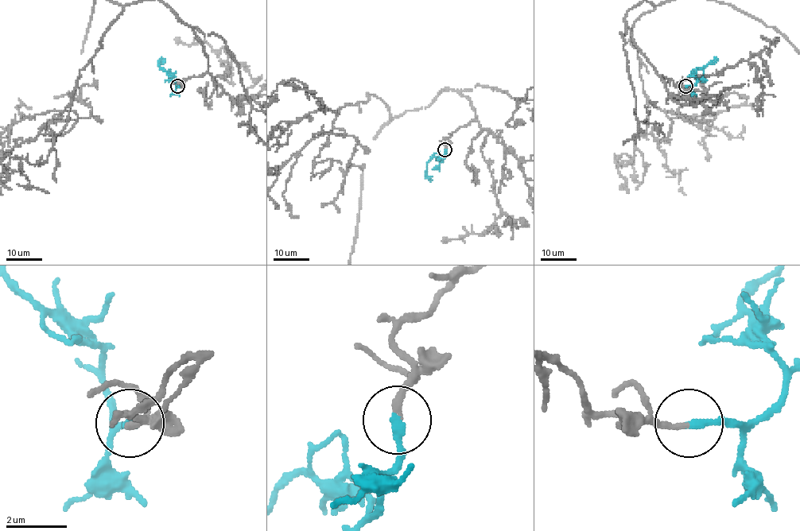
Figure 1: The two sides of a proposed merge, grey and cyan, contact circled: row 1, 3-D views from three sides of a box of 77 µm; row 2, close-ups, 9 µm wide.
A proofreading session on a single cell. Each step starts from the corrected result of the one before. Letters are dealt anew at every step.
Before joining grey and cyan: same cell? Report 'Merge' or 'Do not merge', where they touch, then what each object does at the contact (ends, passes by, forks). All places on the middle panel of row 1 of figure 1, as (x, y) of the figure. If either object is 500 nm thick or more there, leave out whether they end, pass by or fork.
Merge. Place: (444, 149). At the ring grey ends. At the ring cyan ends

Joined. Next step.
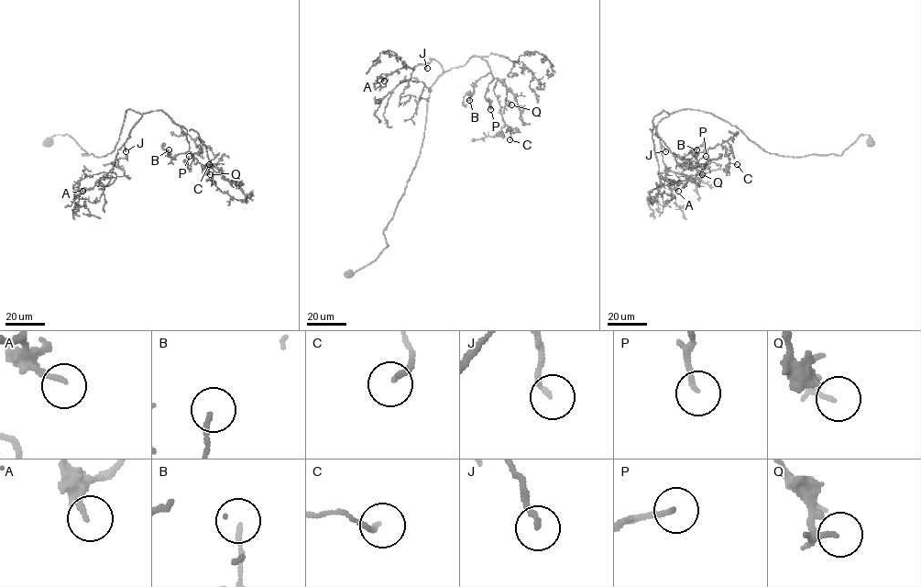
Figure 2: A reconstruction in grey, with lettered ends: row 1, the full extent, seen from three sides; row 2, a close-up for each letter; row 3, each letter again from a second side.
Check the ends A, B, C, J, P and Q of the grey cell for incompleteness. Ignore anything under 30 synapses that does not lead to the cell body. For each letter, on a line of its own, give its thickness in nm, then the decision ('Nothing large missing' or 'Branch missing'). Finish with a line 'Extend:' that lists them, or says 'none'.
A: Thickness 150 nm. Nothing large missing
B: Thickness 140 nm. Nothing large missing
C: Thickness 160 nm. Nothing large missing
J: Thickness 170 nm. Branch missing
P: Thickness 150 nm. Nothing large missing
Q: Thickness 110 nm. Nothing large missing
Extend: J

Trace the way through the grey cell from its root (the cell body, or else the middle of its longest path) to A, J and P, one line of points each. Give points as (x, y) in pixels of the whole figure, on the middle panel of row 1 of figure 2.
A: (349, 274), (387, 246), (383, 230), (416, 165), (430, 89), (443, 68), (431, 59), (384, 81)
J: (349, 274), (374, 261), (387, 246), (383, 230), (416, 165), (430, 89), (443, 72), (433, 59), (427, 68)
P: (349, 274), (387, 246), (383, 230), (416, 165), (435, 80), (479, 56), (494, 78), (485, 95), (490, 109)

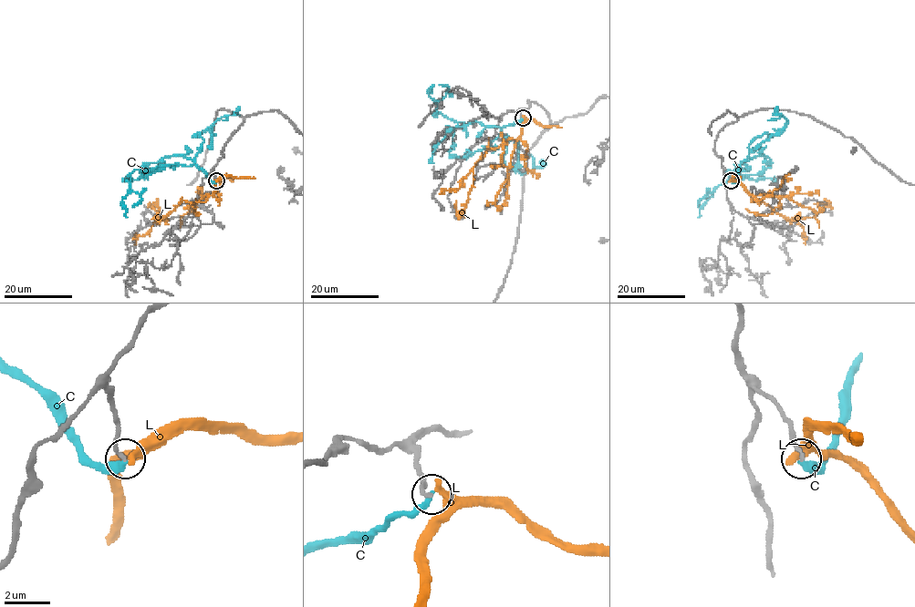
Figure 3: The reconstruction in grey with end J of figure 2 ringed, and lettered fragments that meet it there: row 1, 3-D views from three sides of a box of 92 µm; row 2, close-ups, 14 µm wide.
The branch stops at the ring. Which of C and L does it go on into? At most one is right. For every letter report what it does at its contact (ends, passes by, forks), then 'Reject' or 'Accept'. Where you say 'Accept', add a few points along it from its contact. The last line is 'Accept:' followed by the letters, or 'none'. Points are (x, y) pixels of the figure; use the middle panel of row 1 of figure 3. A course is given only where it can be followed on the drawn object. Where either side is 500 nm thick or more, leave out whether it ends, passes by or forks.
C: It ends there. Reject
L: It ends there. Reject
Accept: none

